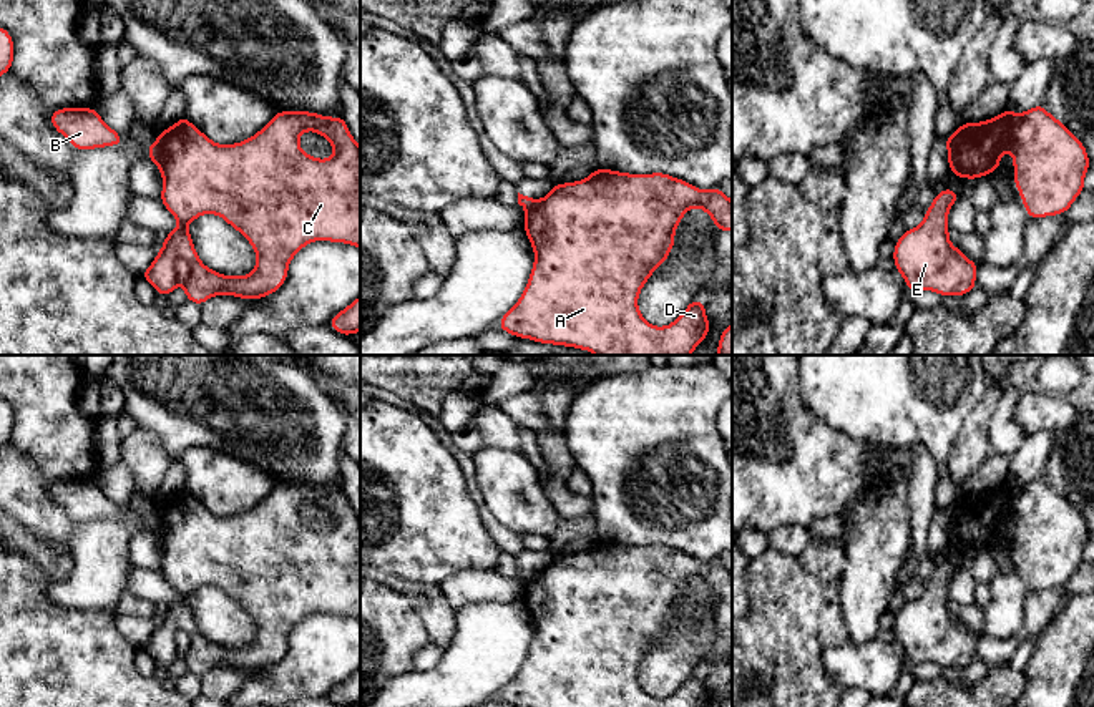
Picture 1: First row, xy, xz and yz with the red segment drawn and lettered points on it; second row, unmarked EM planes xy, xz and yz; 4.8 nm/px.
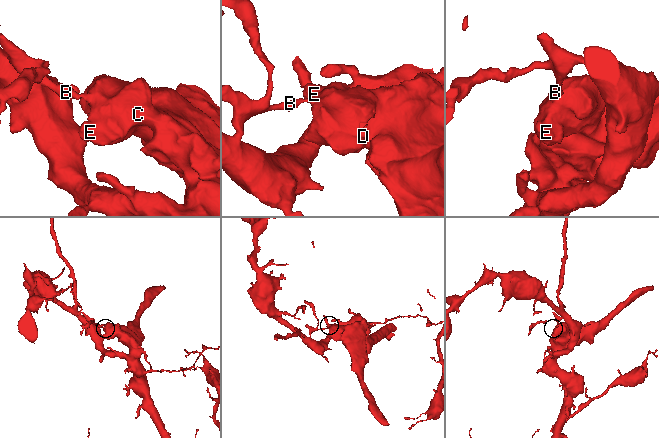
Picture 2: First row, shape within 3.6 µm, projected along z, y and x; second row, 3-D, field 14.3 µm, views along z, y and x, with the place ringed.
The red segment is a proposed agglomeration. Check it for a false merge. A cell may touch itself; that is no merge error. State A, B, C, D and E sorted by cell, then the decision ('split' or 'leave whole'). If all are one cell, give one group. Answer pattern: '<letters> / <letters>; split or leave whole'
A C D E / B; split

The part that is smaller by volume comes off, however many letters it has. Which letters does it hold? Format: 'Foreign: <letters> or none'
Foreign: A, C, D, E

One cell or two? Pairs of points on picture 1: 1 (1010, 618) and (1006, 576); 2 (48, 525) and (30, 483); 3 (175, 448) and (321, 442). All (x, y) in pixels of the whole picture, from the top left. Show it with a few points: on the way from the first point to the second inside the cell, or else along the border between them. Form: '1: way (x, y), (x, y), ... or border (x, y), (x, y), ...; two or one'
1: way (1008, 608), (1008, 586); one
2: way (42, 515), (30, 503), (30, 493); one
3: way (211, 432), (284, 432); one

